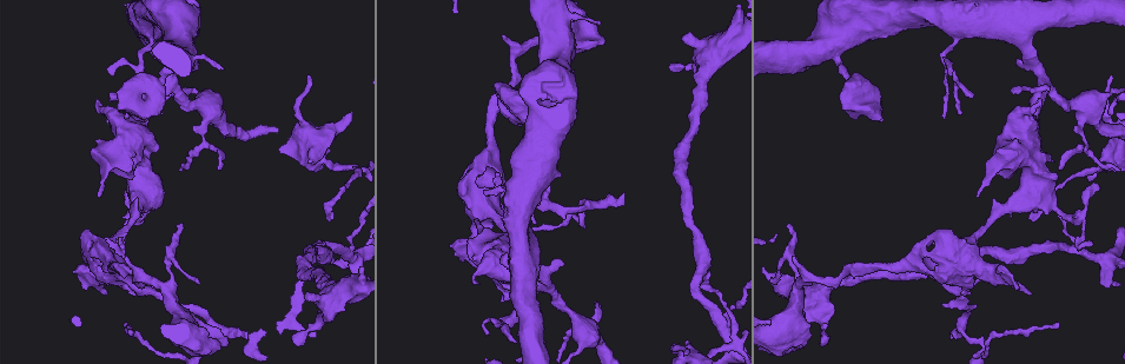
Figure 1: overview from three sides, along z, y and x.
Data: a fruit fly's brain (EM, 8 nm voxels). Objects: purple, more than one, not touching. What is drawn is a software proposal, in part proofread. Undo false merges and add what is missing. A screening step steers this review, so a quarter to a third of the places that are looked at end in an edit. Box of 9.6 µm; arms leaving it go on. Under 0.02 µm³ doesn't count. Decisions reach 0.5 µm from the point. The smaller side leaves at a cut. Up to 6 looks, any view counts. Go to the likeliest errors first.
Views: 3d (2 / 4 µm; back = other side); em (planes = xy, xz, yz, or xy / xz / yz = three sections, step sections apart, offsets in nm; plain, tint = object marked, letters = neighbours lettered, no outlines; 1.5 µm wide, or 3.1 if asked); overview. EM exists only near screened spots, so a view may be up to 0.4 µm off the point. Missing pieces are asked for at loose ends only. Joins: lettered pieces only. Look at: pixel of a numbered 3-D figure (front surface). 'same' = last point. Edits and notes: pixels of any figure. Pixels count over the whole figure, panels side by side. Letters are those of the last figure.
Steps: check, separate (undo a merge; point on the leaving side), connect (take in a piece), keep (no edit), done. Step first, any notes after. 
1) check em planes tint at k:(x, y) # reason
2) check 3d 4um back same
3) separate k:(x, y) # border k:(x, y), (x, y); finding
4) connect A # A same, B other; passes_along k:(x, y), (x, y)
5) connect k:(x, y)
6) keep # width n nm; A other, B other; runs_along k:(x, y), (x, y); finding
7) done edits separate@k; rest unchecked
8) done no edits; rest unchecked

check em xy step 4 letters at 1:(222, 69) # an open end

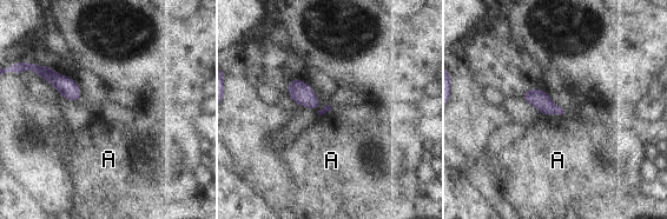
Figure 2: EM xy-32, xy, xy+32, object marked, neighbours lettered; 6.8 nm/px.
keep # longest_contact A 150 nm; A other; border 2:(563, 112), (543, 115); no lettered piece goes on from it

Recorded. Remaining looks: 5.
check em planes plain at 1:(125, 325) # free end

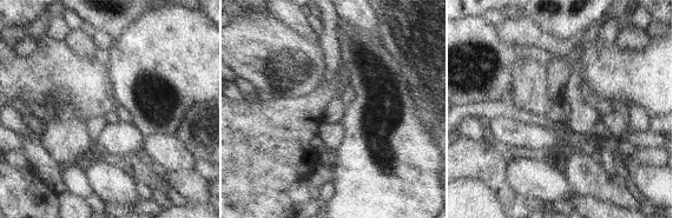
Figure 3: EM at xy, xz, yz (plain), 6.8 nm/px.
check em planes letters same # what lies round it

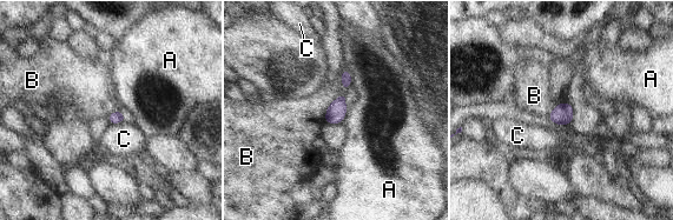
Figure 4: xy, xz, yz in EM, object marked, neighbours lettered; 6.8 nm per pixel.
keep # A other, B other, C other; border 4:(348, 95), (329, 105), (323, 121); no lettered piece goes on from it

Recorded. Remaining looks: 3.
check em planes letters at 1:(454, 255) # branch stops here

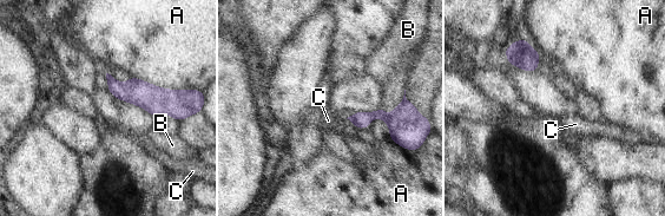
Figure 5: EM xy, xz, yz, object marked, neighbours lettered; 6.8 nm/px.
keep # A other, B other, C other; border 5:(130, 76), (162, 87), (184, 90); no lettered piece goes on from it

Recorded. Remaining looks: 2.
done no edits; rest unchecked

